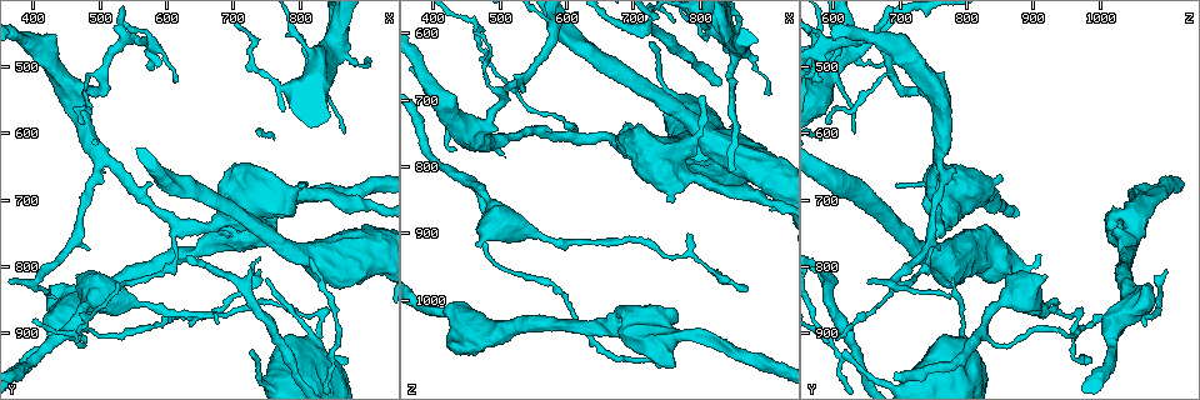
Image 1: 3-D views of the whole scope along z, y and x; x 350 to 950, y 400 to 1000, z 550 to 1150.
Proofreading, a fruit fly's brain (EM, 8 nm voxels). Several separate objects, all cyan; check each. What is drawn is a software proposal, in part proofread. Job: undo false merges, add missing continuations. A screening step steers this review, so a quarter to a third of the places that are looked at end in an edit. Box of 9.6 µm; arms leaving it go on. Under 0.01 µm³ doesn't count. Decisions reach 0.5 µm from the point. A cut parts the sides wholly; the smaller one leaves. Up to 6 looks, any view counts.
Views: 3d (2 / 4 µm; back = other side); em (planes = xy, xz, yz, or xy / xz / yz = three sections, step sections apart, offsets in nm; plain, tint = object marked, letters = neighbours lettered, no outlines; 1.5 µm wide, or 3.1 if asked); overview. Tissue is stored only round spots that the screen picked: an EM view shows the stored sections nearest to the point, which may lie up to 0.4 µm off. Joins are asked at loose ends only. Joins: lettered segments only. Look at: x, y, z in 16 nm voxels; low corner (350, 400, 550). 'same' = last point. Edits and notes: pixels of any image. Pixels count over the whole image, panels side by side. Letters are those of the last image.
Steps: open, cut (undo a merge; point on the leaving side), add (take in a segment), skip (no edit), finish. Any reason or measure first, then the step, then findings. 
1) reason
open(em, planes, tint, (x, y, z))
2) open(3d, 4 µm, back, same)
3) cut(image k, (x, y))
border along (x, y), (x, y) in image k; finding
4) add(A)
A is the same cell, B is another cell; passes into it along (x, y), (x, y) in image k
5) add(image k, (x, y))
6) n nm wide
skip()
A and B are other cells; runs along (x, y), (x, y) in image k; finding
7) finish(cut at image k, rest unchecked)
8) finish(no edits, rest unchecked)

tapers out
open(3d, 4 µm, (730, 930, 610))

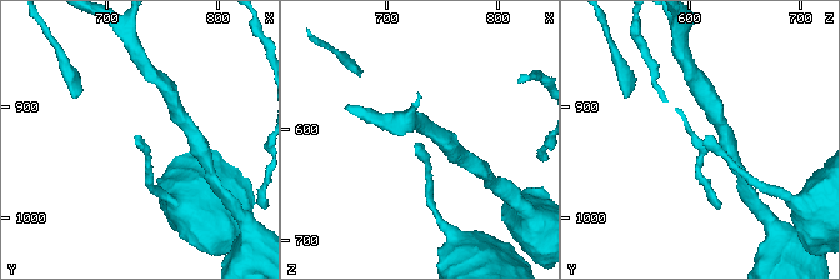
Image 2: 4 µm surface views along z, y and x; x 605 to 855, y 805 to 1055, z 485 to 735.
shape alone is not enough
open(em, xz, step 8, plain, (728, 934, 612))

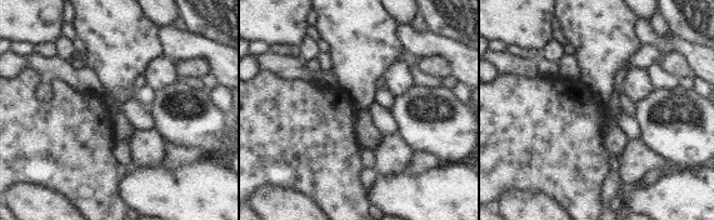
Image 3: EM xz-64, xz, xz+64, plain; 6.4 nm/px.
open(em, xz, step 8, letters, same)

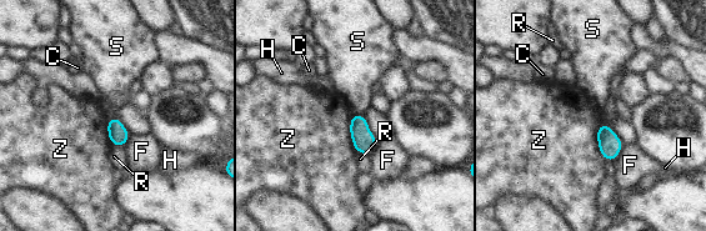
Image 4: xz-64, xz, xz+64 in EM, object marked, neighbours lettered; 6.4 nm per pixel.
skip()
C, F, H, R, S and Z are other cells; border along (351, 114), (362, 115) in image 4; no lettered segment goes on from it

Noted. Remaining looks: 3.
thick end
open(3d, 4 µm, (750, 665, 850))

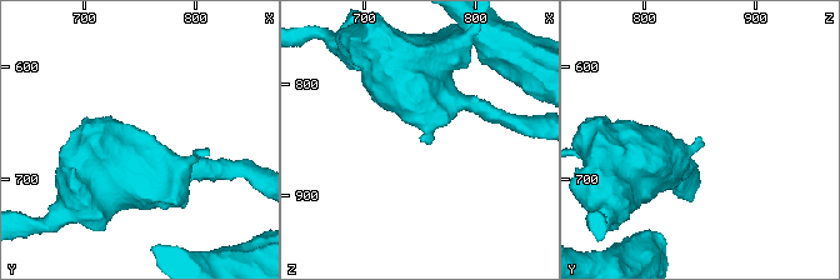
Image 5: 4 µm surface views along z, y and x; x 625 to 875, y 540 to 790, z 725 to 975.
open(em, yz, step 8, tint, (748, 664, 846))

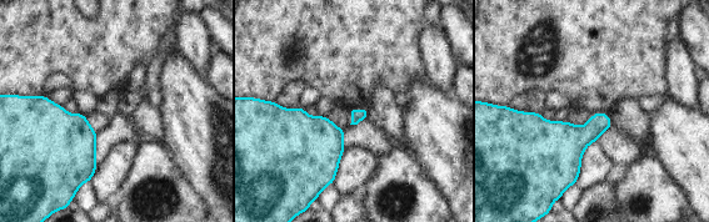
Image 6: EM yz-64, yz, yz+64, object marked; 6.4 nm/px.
cut it another way
open(em, planes, letters, same)

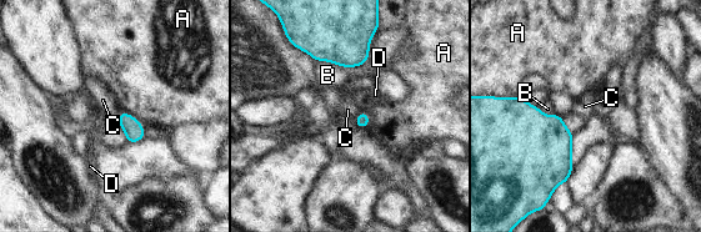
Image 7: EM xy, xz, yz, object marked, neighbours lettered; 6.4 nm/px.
skip()
A, B, C and D are other cells; border along (360, 111), (354, 119) in image 7; none of them fits

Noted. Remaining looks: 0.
finish(no edits, rest unchecked)

